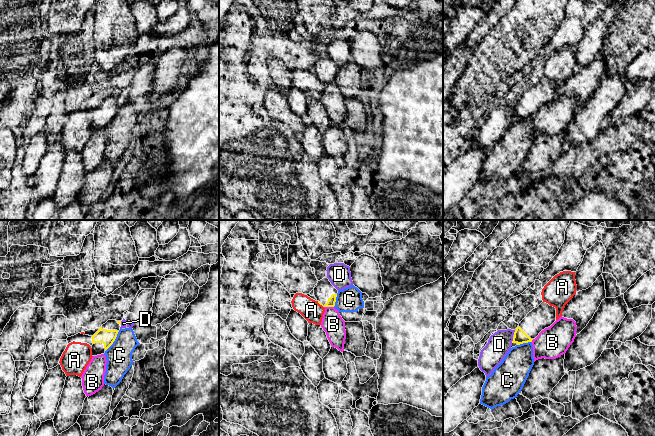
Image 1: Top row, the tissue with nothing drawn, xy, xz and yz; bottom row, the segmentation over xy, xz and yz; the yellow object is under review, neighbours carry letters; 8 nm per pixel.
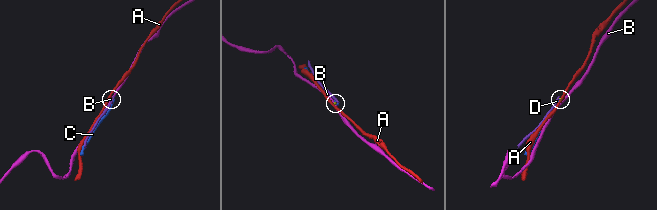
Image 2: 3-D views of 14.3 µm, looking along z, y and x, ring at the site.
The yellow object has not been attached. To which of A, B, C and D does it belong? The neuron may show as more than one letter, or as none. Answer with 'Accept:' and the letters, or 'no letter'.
Accept: no letter

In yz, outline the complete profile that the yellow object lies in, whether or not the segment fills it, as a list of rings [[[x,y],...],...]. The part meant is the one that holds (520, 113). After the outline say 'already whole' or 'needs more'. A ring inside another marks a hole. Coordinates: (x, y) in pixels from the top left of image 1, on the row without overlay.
[[[542,78],[519,99],[514,108],[511,124],[532,118],[542,106],[550,103],[555,97],[556,84],[546,78]]]; needs more

